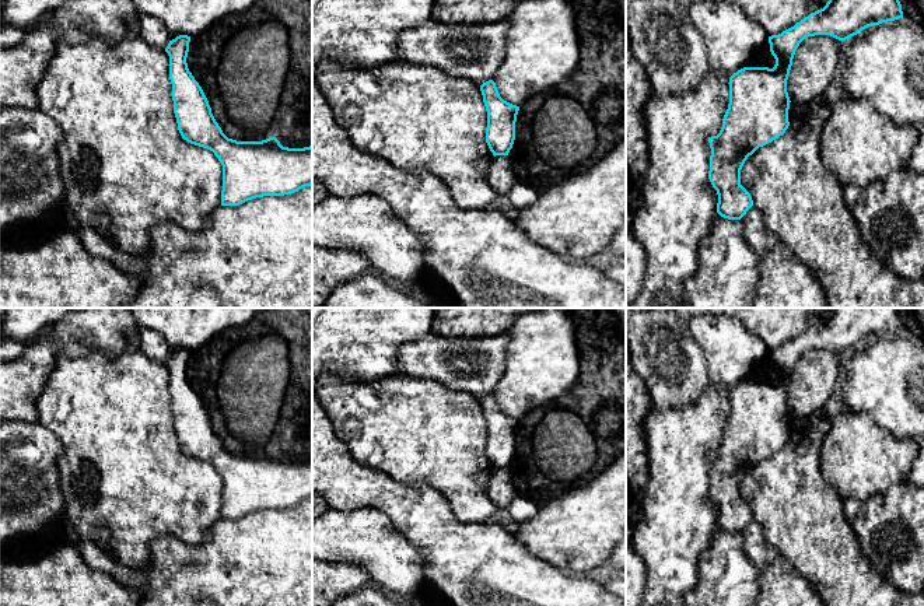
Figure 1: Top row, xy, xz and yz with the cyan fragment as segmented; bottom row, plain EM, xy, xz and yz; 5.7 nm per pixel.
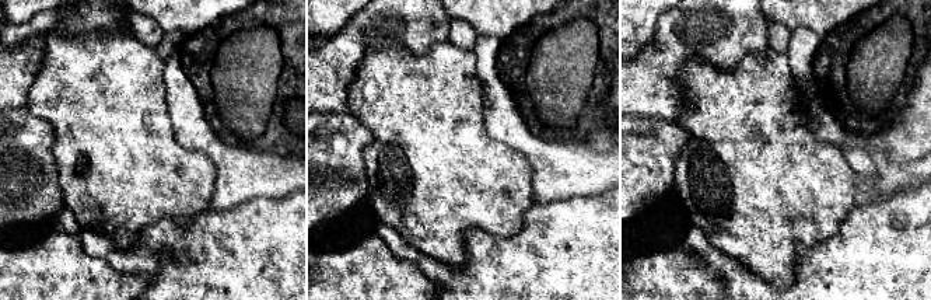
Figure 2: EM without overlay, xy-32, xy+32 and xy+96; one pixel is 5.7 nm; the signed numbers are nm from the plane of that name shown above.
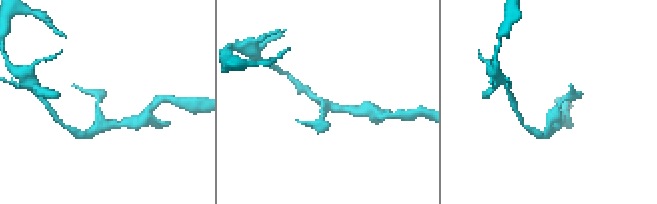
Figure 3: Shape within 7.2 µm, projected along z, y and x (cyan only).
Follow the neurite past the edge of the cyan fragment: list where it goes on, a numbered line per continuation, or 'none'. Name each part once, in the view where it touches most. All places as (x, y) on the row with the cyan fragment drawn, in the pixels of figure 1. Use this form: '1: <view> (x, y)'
none

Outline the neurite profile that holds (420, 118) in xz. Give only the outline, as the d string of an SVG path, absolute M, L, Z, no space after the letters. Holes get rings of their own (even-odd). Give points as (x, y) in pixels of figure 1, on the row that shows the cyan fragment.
M322 60L315 80L337 123L350 132L358 150L406 171L431 172L447 185L463 210L489 209L497 199L489 182L494 155L486 143L487 111L480 85L454 78L435 67L405 62L358 70Z

